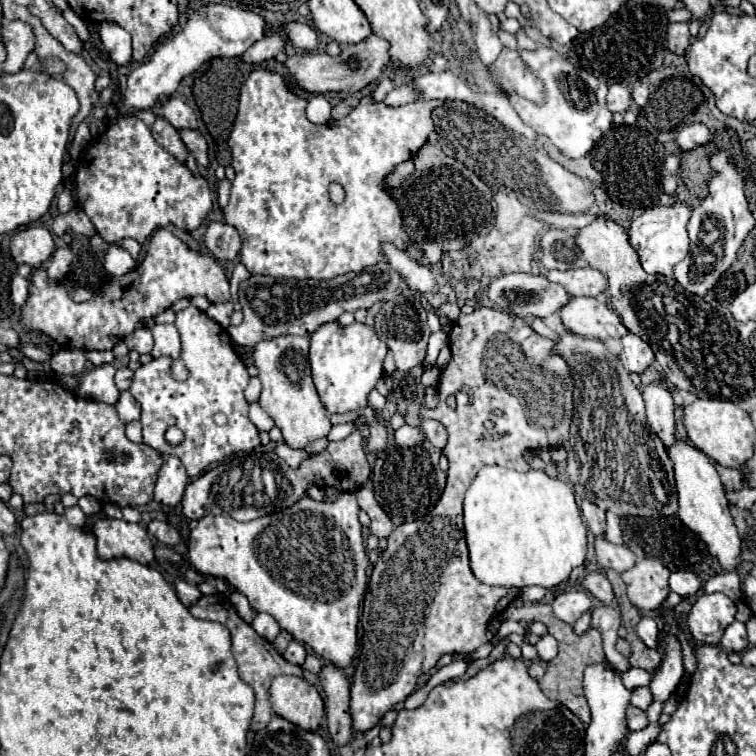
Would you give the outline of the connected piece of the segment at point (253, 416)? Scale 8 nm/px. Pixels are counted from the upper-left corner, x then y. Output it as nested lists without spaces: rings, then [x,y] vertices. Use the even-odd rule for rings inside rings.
[[[251,403],[251,409],[249,409],[249,419],[257,425],[259,431],[269,431],[273,427],[273,419],[257,405],[257,403]]]

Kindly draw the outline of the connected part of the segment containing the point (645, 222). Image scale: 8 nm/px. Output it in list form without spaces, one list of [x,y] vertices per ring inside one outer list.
[[[675,201],[673,205],[655,205],[645,209],[641,215],[633,217],[627,227],[627,237],[631,247],[637,251],[641,267],[647,273],[673,275],[673,267],[683,261],[689,253],[689,237],[687,223],[691,219],[691,205],[687,201]]]

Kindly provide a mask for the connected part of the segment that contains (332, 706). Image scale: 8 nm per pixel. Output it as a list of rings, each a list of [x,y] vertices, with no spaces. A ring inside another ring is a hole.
[[[329,663],[319,671],[319,683],[327,695],[329,733],[337,745],[353,741],[353,727],[349,715],[349,681],[341,667]]]

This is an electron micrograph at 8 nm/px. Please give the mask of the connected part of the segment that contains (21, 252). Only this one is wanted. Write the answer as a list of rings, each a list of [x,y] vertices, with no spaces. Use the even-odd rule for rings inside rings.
[[[25,227],[11,237],[11,255],[15,263],[27,263],[31,267],[43,265],[55,251],[53,233],[45,227]]]

